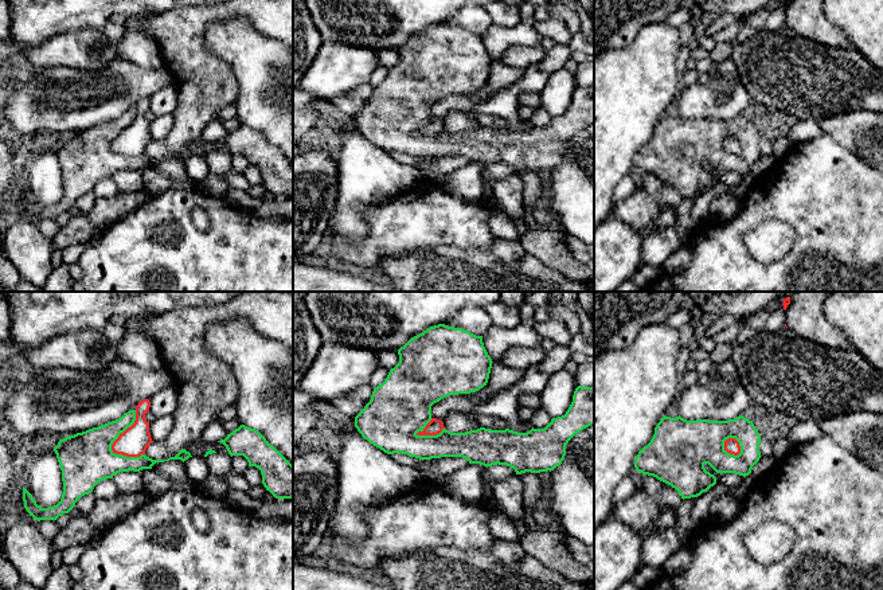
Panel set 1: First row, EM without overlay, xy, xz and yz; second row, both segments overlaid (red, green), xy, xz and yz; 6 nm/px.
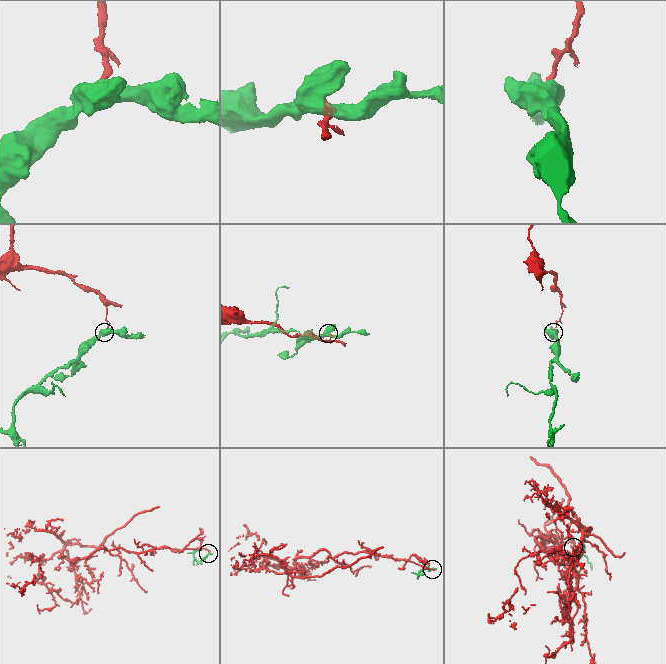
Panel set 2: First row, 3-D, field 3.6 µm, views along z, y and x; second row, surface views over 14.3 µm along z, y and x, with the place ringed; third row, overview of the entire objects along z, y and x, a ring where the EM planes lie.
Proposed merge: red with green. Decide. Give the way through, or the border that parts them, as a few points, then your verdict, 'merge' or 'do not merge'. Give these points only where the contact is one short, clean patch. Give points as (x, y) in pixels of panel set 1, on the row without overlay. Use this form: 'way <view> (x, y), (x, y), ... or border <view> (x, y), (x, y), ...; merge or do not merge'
border xy (136, 109), (133, 121), (112, 144), (112, 149), (116, 153); do not merge

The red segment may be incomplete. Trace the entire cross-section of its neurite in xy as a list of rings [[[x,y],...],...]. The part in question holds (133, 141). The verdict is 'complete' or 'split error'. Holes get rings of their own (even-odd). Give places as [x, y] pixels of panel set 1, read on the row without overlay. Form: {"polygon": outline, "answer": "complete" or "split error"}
{"polygon": [[[149,98],[138,101],[136,105],[136,120],[113,141],[113,152],[126,156],[140,156],[145,153],[146,146],[153,141],[149,132],[149,121],[145,118],[149,106]]], "answer": "complete"}

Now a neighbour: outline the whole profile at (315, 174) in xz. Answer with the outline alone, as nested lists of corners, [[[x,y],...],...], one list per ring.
[[[324,152],[293,157],[293,259],[312,254],[329,233],[337,202],[337,161]]]

